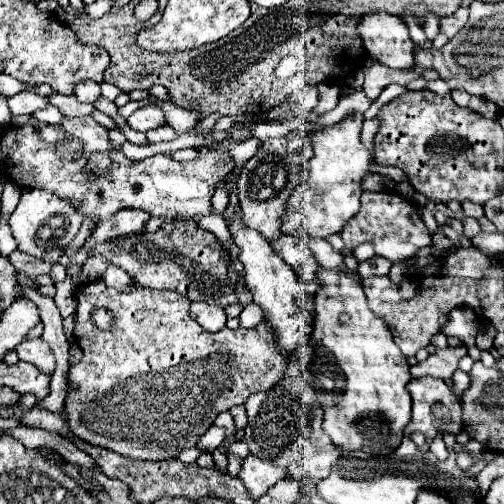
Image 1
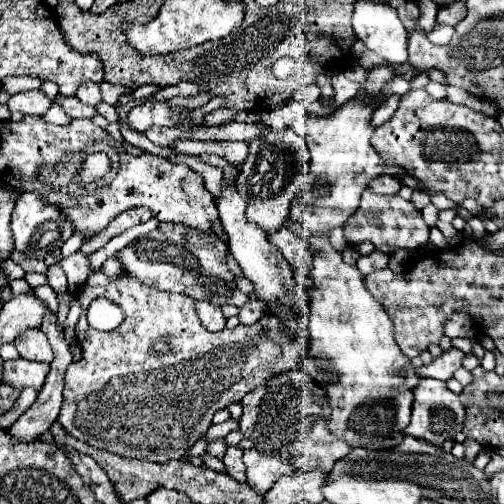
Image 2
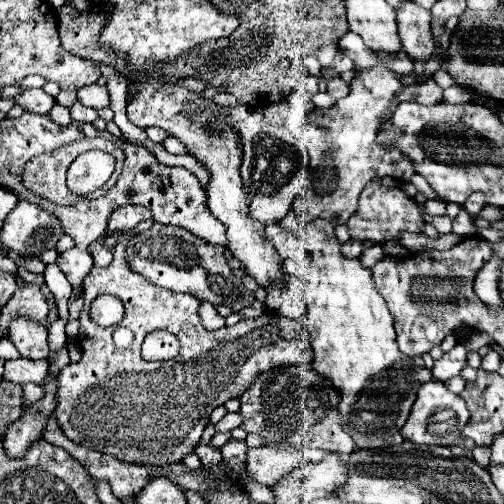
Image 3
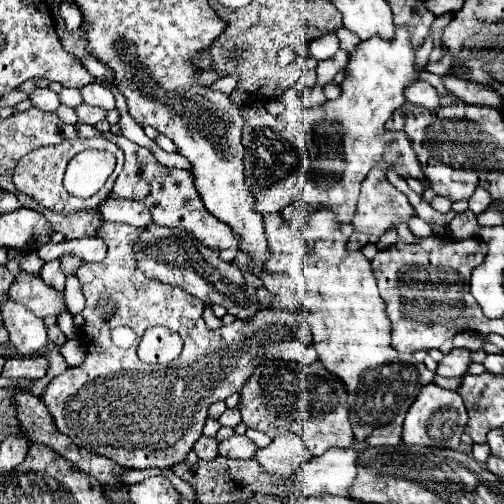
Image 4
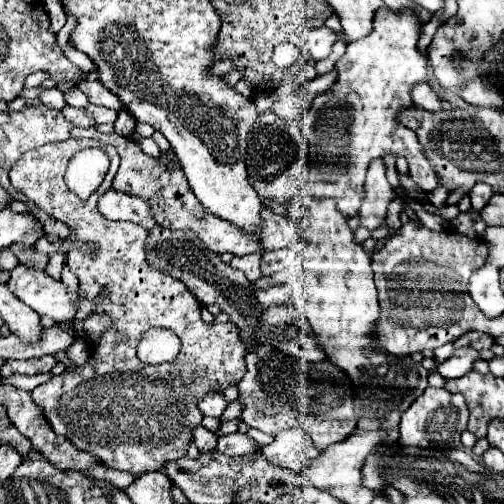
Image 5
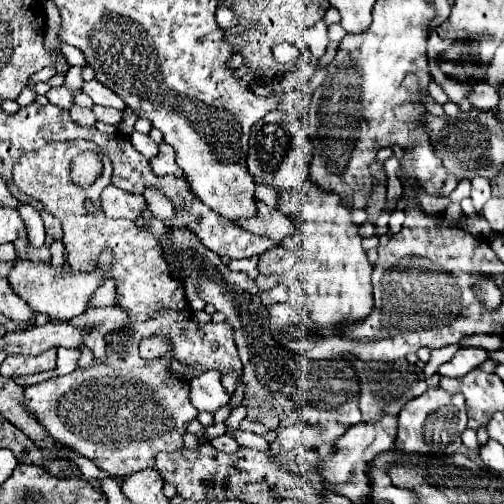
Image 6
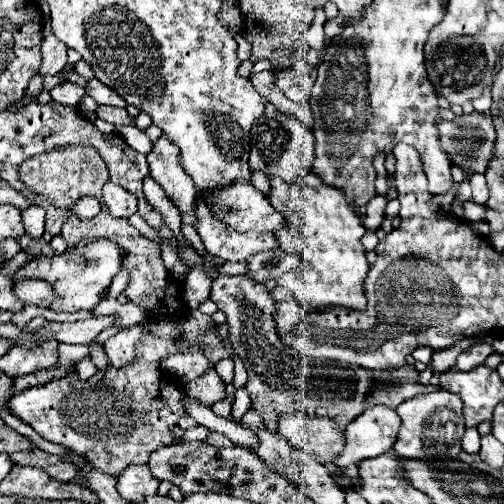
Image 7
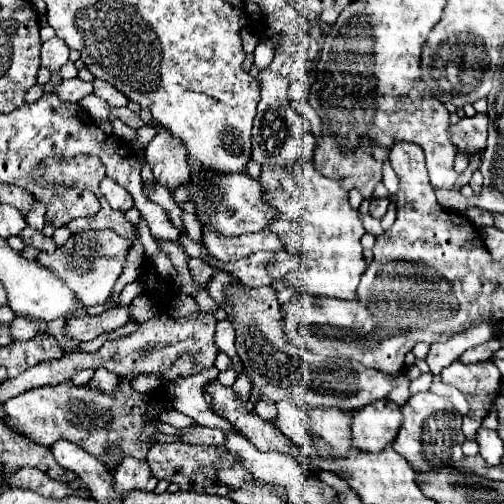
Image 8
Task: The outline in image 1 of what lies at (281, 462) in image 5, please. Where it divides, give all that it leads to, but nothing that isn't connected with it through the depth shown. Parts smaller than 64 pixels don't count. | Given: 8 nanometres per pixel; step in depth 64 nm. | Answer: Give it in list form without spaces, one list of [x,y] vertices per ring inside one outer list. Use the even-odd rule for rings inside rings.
[[[252,454],[244,458],[244,466],[238,474],[240,482],[254,500],[258,500],[268,488],[272,488],[272,484],[276,484],[276,480],[282,480],[284,476],[286,470],[274,466],[272,462],[264,462]]]

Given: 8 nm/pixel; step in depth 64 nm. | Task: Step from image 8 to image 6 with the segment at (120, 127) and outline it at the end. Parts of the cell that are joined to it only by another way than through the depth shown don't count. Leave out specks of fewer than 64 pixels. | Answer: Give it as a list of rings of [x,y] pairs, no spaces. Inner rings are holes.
[[[133,130],[128,138],[132,145],[138,152],[144,155],[146,158],[151,159],[158,153],[158,144],[156,144],[149,135],[139,133]]]

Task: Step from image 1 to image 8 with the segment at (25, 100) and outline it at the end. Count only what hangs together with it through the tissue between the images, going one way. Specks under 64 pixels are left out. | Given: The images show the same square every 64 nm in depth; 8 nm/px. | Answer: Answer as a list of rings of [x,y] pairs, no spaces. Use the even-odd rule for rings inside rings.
[[[80,78],[62,80],[60,84],[54,86],[54,94],[64,102],[80,102],[84,96],[92,94],[92,84],[82,82]]]

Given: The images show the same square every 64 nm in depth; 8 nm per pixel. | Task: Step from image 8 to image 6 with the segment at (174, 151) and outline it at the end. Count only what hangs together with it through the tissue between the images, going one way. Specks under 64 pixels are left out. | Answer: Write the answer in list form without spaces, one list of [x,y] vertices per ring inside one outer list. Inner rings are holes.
[[[166,142],[160,144],[158,156],[152,158],[150,164],[152,164],[152,170],[154,170],[158,176],[166,176],[166,174],[170,174],[170,176],[184,176],[184,174],[180,172],[178,164],[176,164],[176,154],[172,152],[172,146],[166,144]]]

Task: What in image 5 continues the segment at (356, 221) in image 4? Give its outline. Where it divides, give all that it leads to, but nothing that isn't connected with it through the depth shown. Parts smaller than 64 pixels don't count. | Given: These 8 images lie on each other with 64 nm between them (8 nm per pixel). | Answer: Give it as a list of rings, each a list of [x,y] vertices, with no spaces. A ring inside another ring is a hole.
[[[374,160],[370,164],[366,182],[364,182],[364,192],[366,192],[366,198],[358,210],[360,226],[368,230],[376,230],[386,220],[386,210],[388,210],[390,200],[396,198],[394,188],[386,180],[386,168],[382,160]]]

